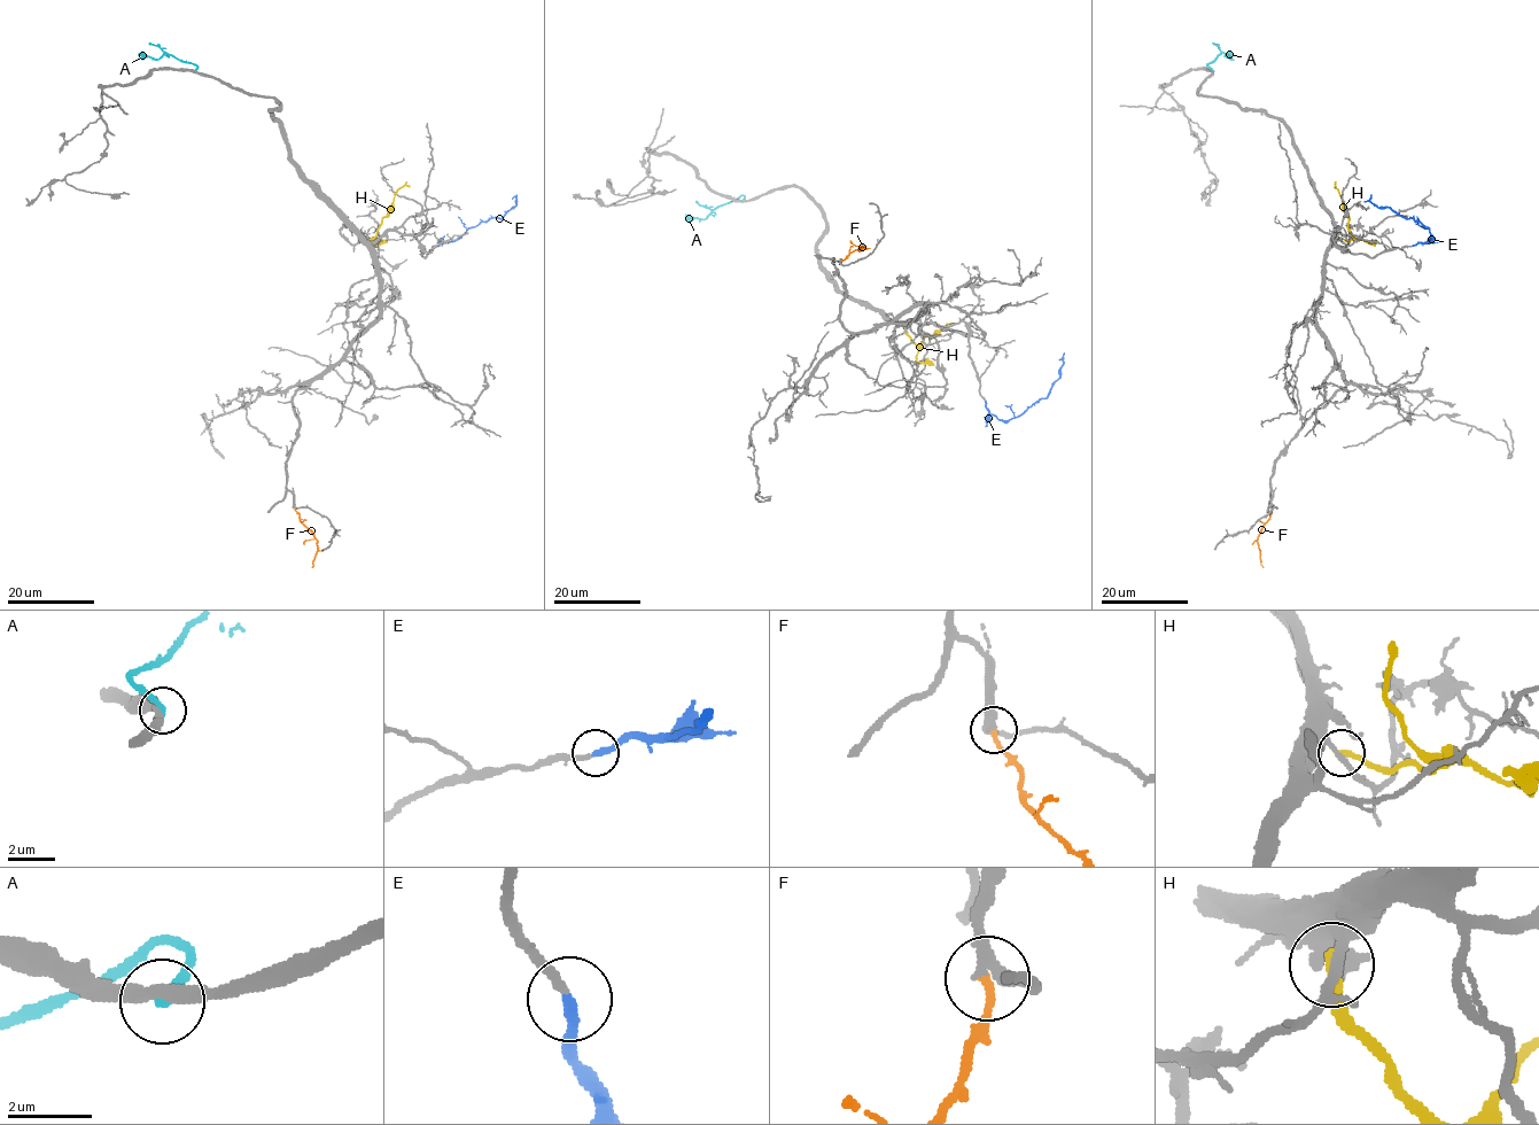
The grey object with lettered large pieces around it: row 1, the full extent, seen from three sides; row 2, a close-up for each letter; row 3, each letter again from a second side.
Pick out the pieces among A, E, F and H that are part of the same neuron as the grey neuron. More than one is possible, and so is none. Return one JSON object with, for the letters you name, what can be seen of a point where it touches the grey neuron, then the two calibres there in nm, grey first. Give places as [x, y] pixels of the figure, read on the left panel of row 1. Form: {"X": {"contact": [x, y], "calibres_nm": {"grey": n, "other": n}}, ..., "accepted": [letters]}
{"E": {"contact": [438, 246], "calibres_nm": {"grey": 200, "other": 280}}, "F": {"contact": [294, 507], "calibres_nm": {"grey": 280, "other": 190}}, "accepted": ["E", "F"]}

